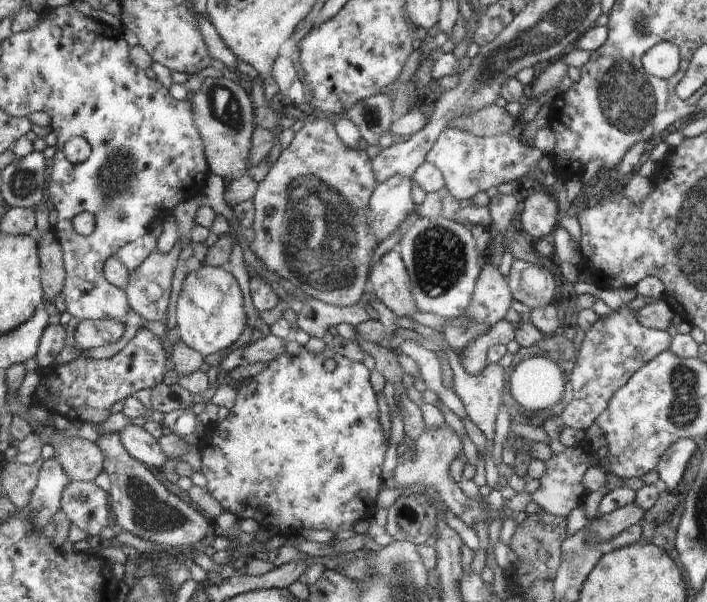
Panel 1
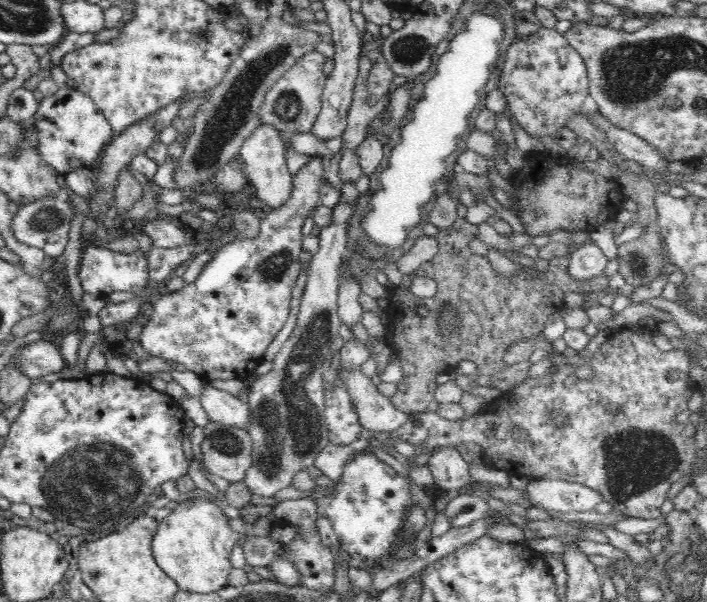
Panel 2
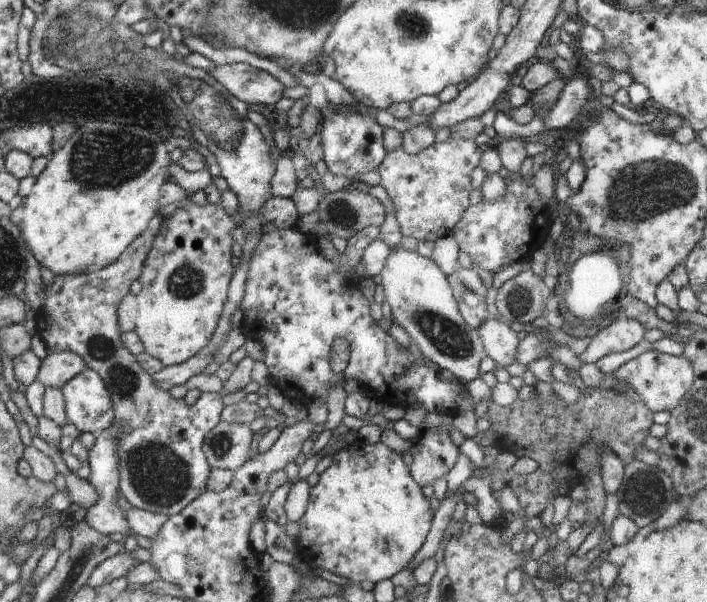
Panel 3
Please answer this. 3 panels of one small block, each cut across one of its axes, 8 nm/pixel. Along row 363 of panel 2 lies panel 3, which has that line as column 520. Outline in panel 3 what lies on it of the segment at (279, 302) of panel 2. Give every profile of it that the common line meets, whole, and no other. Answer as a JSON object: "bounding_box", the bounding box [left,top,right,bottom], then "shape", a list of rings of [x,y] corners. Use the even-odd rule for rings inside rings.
{"bounding_box":[453,173,554,274],"shape":[[[510,173],[505,179],[505,194],[503,198],[495,202],[482,200],[476,206],[470,206],[463,214],[462,219],[456,224],[453,229],[453,234],[459,251],[468,254],[472,262],[486,272],[496,274],[507,268],[509,265],[514,265],[519,261],[532,258],[537,249],[540,249],[549,240],[549,231],[551,228],[554,207],[542,202],[542,196],[538,194],[534,185],[529,186],[521,180],[520,173]]]}

